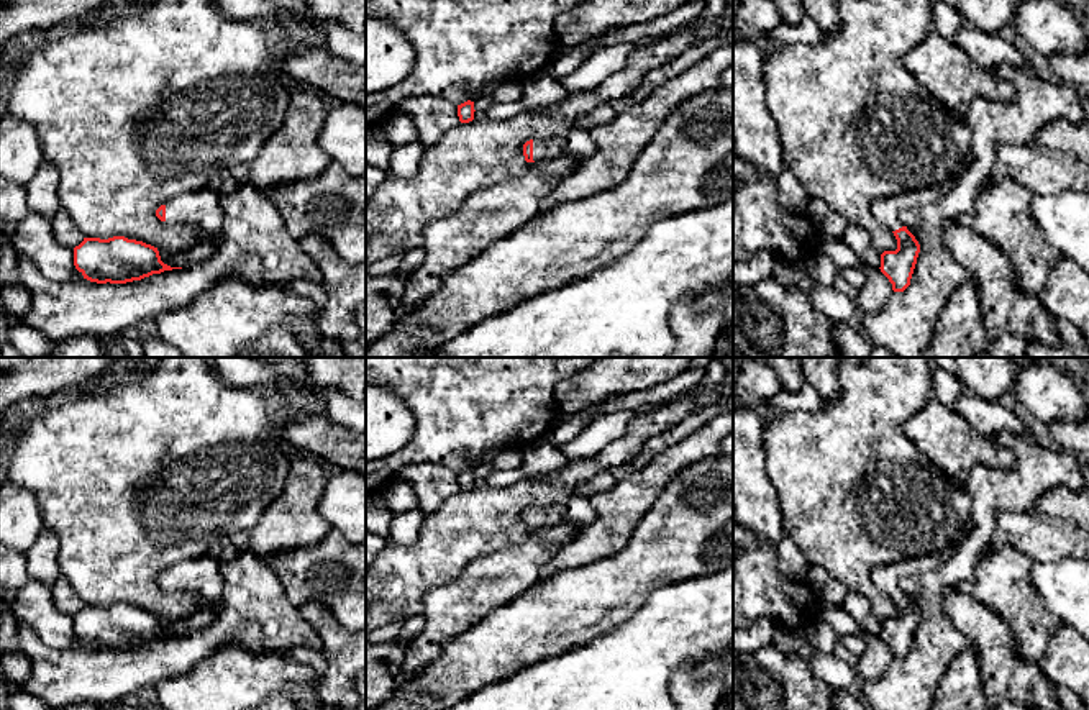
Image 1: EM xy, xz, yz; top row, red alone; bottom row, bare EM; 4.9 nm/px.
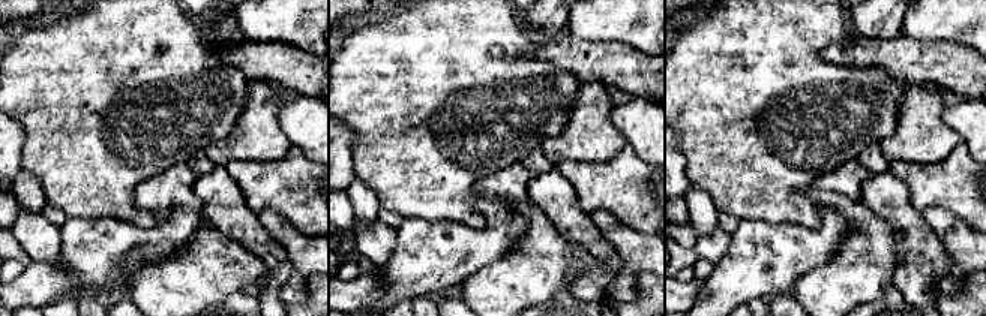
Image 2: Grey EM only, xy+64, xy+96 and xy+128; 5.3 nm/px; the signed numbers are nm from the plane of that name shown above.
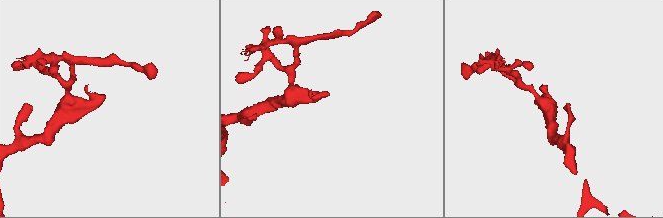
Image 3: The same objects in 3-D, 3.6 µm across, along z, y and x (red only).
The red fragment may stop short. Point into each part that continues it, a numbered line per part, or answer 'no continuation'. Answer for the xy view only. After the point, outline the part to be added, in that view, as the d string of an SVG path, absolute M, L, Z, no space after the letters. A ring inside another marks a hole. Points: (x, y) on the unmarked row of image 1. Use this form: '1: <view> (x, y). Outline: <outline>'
1: xy (202, 578). Outline: M208 554L205 561L187 559L166 569L167 590L187 590L198 595L205 605L221 602L223 579L220 559Z

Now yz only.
1: yz (888, 578). Outline: M969 521L959 531L958 538L951 543L951 546L943 551L920 554L920 556L914 556L909 559L902 559L891 564L881 564L874 567L871 571L873 584L881 592L887 594L891 598L902 595L904 590L900 582L905 577L917 577L943 564L953 554L958 544L969 535L971 530L973 530L973 523Z

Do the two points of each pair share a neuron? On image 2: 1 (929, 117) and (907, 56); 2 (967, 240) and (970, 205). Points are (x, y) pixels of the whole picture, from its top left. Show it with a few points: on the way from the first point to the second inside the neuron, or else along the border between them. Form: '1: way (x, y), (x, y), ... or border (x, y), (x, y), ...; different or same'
1: border (910, 86), (935, 84), (940, 89); different
2: border (938, 207), (950, 211), (970, 226); different

